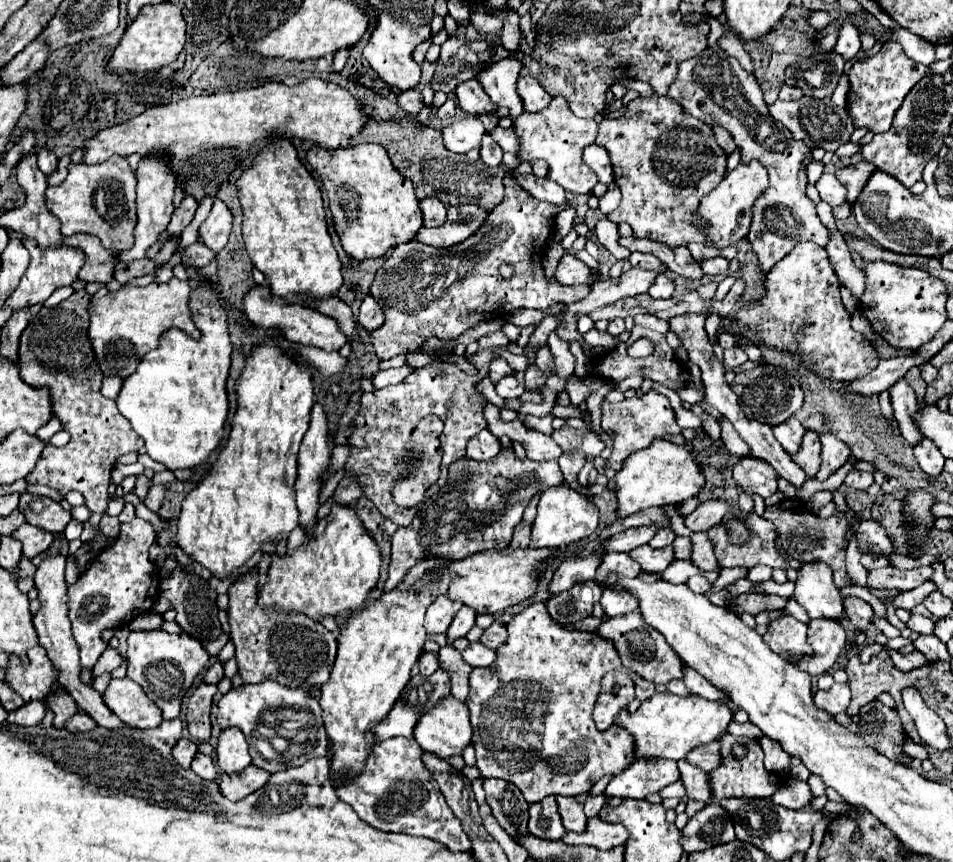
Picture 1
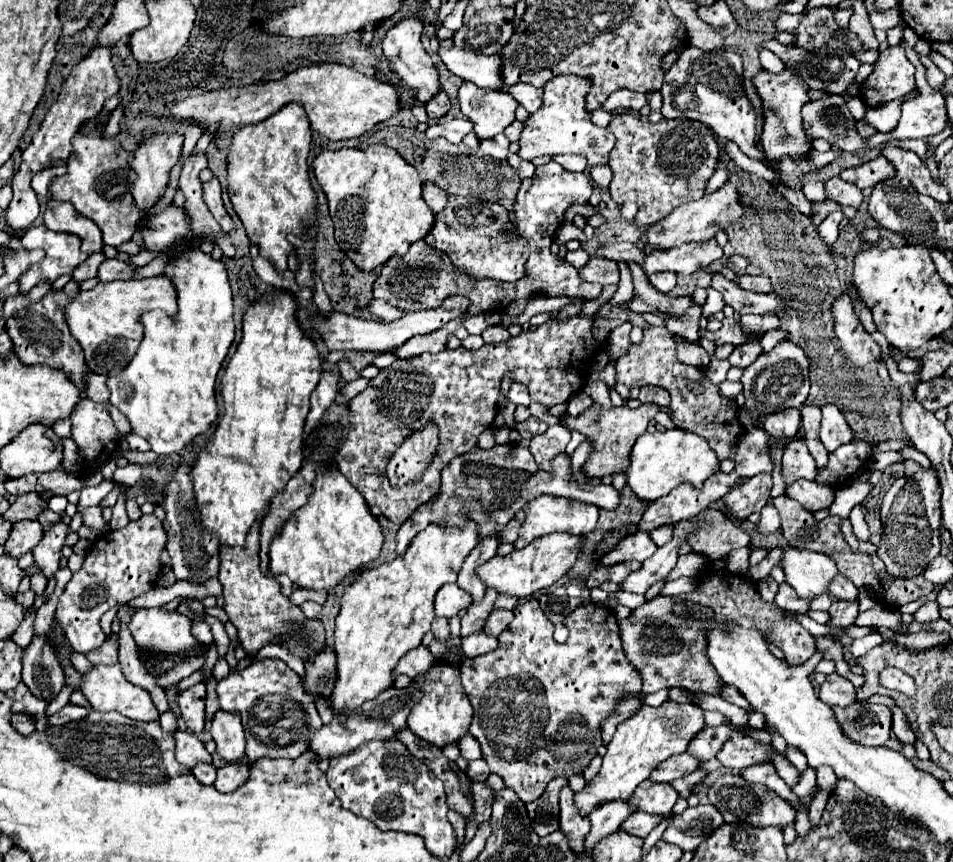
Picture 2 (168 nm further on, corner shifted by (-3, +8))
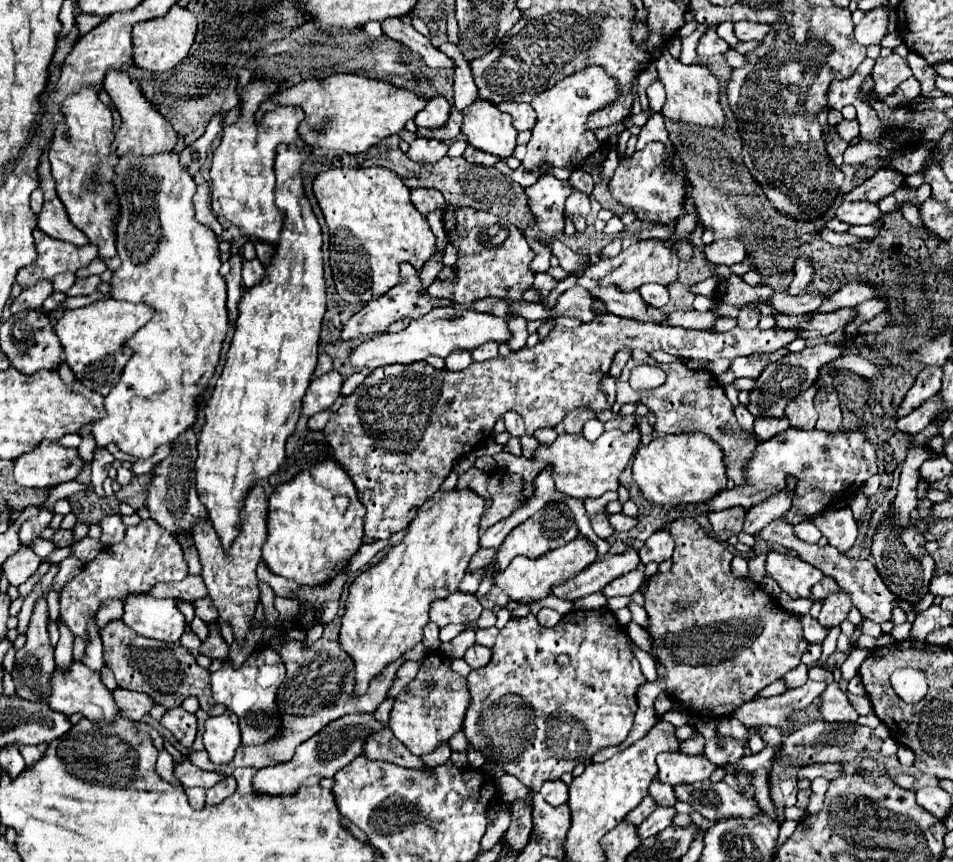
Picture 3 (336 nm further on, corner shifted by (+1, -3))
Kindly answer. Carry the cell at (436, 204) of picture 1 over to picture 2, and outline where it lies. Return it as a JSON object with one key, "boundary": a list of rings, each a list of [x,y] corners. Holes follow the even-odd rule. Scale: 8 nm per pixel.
{"boundary":[[[424,182],[422,184],[422,196],[424,196],[426,204],[432,208],[434,214],[440,212],[446,204],[446,192],[440,186],[436,186],[434,182]]]}

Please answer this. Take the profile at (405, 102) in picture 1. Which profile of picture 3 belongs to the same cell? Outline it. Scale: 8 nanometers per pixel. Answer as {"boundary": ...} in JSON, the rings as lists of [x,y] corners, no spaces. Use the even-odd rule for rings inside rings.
{"boundary":[[[452,109],[446,125],[440,129],[418,128],[417,136],[424,138],[434,138],[440,141],[454,141],[461,135],[461,126],[463,123],[463,115],[455,109]]]}

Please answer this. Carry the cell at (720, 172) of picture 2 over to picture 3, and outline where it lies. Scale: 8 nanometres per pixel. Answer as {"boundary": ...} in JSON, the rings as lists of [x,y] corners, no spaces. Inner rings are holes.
{"boundary":[[[691,214],[683,215],[679,218],[675,226],[675,234],[673,234],[670,241],[683,241],[686,239],[690,233],[684,232],[693,232],[696,228],[695,217]]]}

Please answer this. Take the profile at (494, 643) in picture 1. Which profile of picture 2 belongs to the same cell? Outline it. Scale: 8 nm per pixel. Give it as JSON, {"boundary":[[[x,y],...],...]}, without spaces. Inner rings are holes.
{"boundary":[[[494,608],[484,624],[484,632],[490,636],[500,636],[502,630],[508,628],[508,624],[512,622],[514,614],[510,610],[502,610],[502,608]]]}

